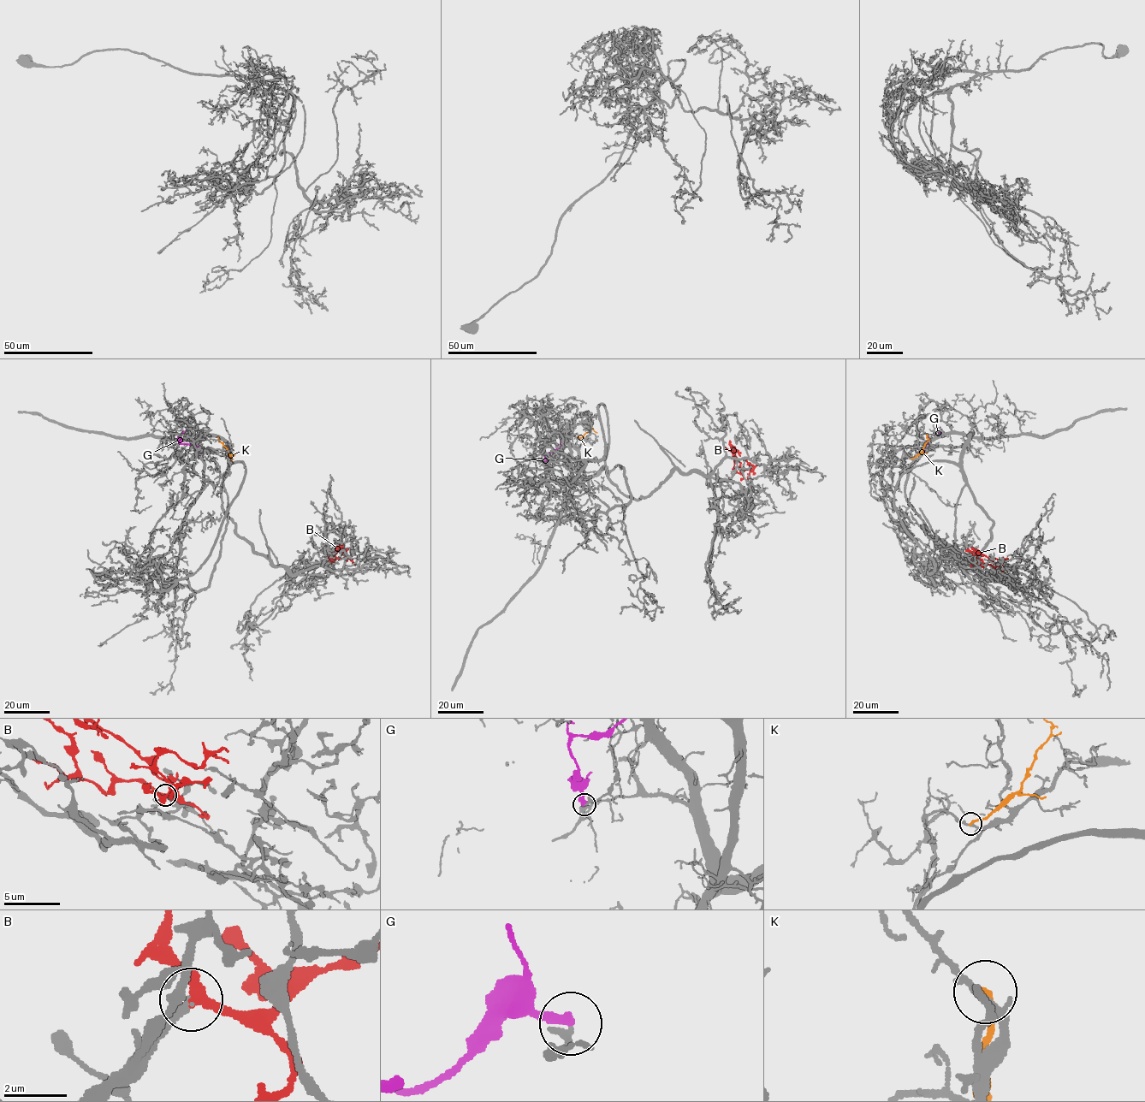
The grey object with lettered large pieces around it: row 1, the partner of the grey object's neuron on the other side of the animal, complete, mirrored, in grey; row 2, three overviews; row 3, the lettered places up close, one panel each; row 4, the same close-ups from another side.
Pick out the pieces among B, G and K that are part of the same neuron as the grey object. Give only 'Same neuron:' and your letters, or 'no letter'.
Same neuron: B

